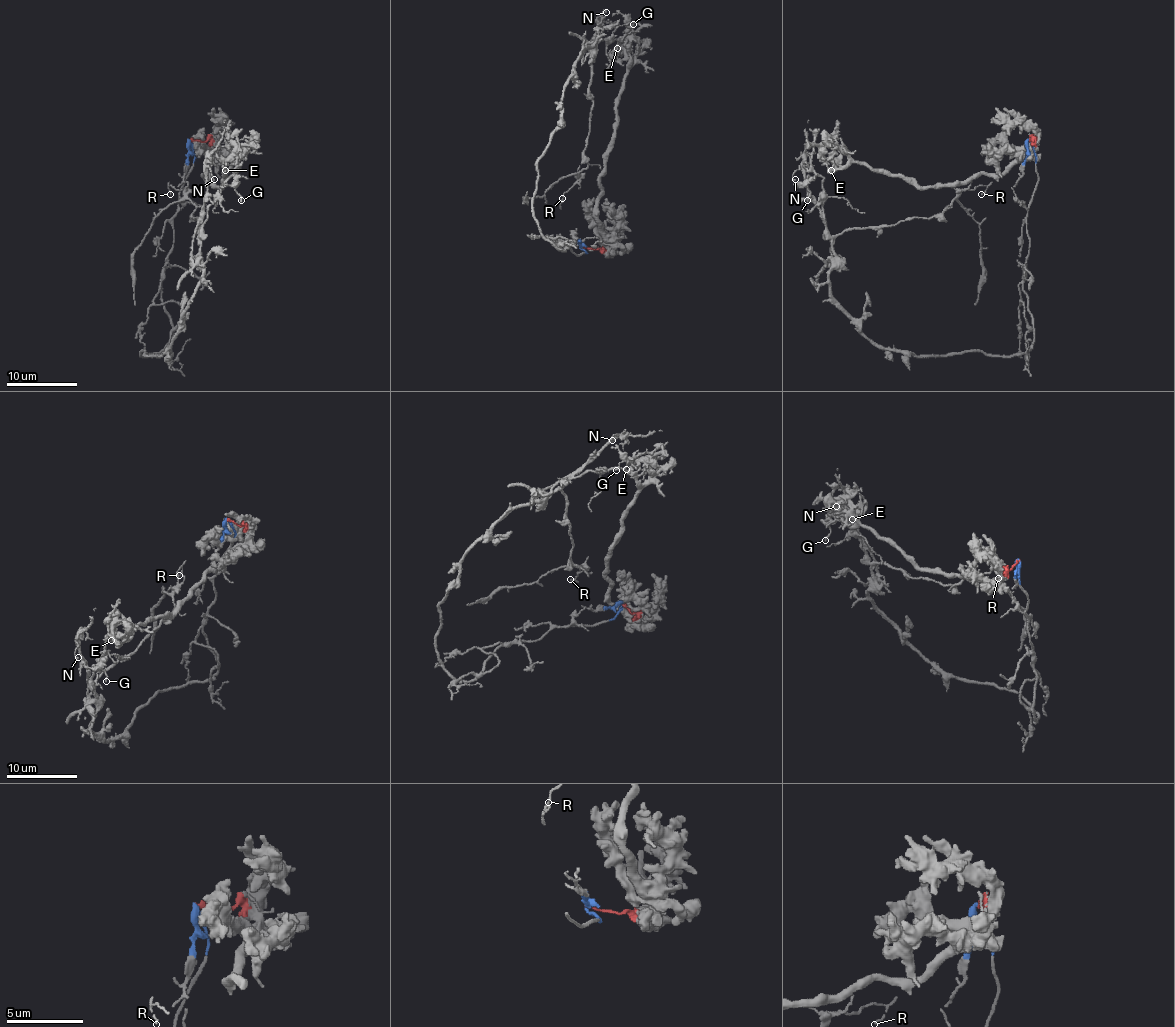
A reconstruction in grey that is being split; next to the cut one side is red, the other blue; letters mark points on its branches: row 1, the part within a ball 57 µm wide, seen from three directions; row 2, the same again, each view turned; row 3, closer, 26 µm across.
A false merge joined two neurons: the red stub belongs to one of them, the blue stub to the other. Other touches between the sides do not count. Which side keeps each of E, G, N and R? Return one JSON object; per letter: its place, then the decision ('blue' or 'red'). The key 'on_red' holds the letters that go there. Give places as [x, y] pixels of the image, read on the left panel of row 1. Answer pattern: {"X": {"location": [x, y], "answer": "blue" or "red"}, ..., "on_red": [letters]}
{"E": {"location": [225, 170], "answer": "red"}, "G": {"location": [241, 200], "answer": "blue"}, "N": {"location": [214, 179], "answer": "blue"}, "R": {"location": [170, 194], "answer": "blue"}, "on_red": ["E"]}

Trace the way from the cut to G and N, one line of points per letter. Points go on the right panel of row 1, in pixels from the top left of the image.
G: (1029, 141), (1038, 176), (1026, 219), (1026, 352), (879, 348), (831, 293), (822, 178), (808, 183), (808, 201)
N: (1029, 141), (1033, 344), (1012, 355), (879, 348), (831, 293), (833, 236), (801, 167), (796, 180)

